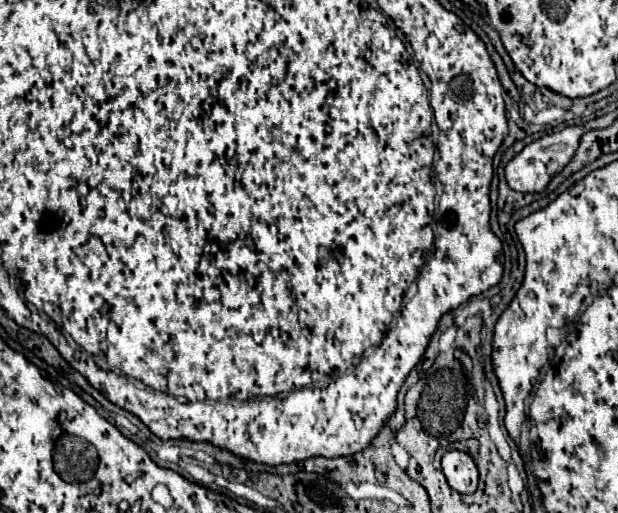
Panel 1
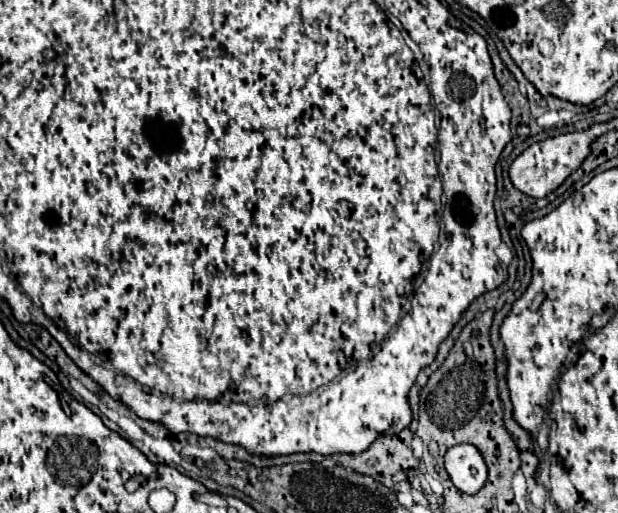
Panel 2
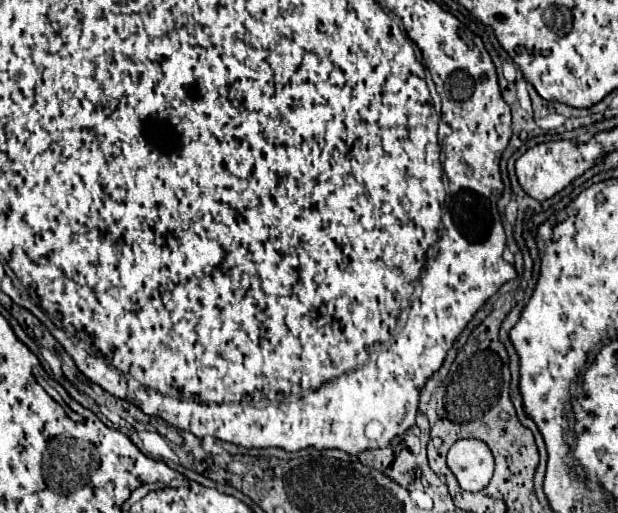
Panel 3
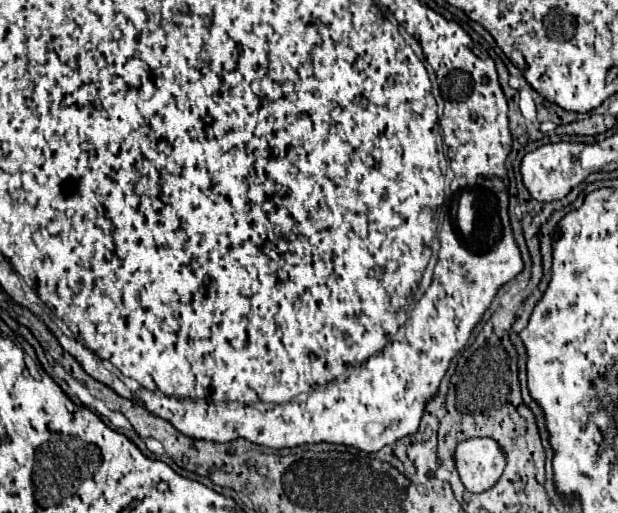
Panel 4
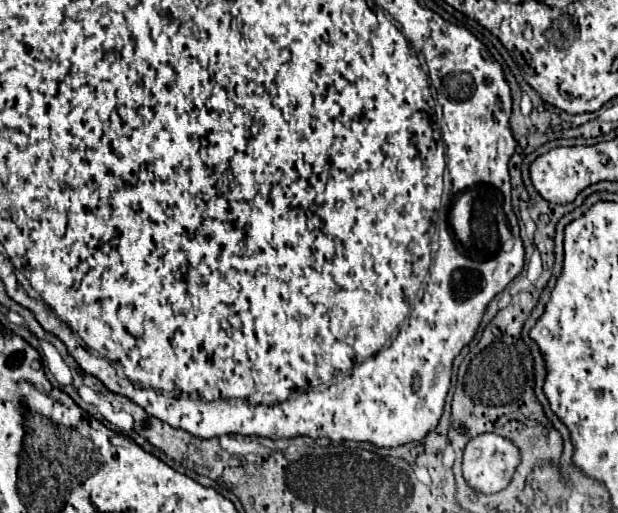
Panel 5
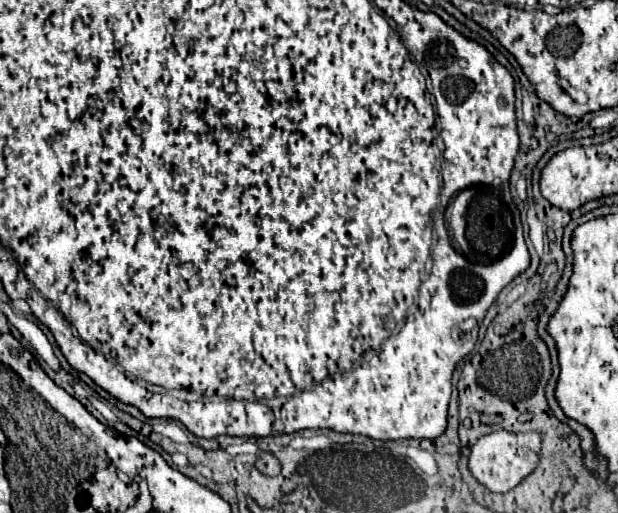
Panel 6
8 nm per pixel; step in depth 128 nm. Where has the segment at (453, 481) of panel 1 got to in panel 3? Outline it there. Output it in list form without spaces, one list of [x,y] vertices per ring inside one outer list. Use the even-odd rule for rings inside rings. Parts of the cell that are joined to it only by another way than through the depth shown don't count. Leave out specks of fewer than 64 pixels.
[[[458,440],[448,450],[448,466],[462,490],[478,492],[488,486],[494,472],[494,458],[482,440]]]

